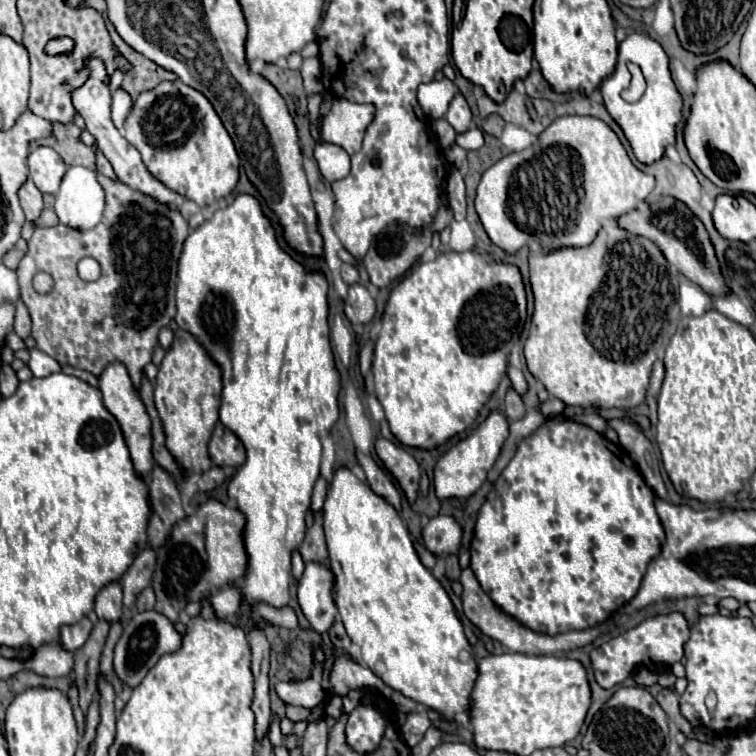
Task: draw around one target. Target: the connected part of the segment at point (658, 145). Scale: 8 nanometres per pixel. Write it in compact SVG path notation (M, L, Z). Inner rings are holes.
M638 32L628 34L618 46L616 68L608 78L602 80L600 92L602 92L608 114L624 130L624 136L628 138L636 158L644 164L652 164L654 160L660 160L666 144L674 144L674 128L676 128L676 122L680 122L682 118L682 98L672 82L672 74L668 68L668 56L662 50L662 46L656 40L652 40L648 34L638 34ZM628 62L634 62L640 66L642 74L646 76L646 84L648 84L644 96L632 104L624 102L620 96L620 92L628 86L628 68L626 68Z

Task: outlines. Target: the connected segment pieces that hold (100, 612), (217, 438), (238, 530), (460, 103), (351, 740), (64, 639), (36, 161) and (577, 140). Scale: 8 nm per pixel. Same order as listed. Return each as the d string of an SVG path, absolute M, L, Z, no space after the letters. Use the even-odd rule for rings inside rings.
M112 582L98 592L94 612L100 620L106 620L106 622L120 620L120 616L122 616L122 588L118 582Z
M220 422L214 428L208 452L216 466L240 466L246 460L244 444L238 440L238 436L232 430L228 430Z
M208 500L196 510L196 514L176 524L168 544L164 544L156 556L156 570L152 578L156 592L154 610L174 622L188 602L200 602L214 588L222 588L244 576L248 564L244 524L244 514L240 510L232 510L218 500Z
M460 92L452 98L450 108L446 112L446 120L452 124L452 128L456 132L464 132L464 130L470 128L472 112L470 112L470 108L468 108L468 104L466 104L466 100L464 100L464 96Z
M364 700L362 706L350 712L346 724L348 744L352 744L356 752L372 752L372 748L376 748L376 744L380 742L380 736L384 736L386 724L386 714L380 708L370 706L368 700Z
M82 618L78 624L72 624L72 626L62 626L60 638L58 638L60 648L74 652L76 648L80 648L88 640L90 630L92 630L92 622L88 618Z
M38 146L28 154L30 178L40 192L56 194L60 180L66 172L66 164L62 156L50 146Z
M562 116L562 118L556 118L556 120L540 134L540 138L538 138L536 144L532 144L532 146L526 148L526 150L512 152L512 154L504 156L500 162L496 162L492 168L488 168L488 170L484 172L484 176L482 176L482 180L480 180L480 186L478 186L478 194L476 194L476 212L478 212L478 216L480 216L480 222L484 224L484 230L486 230L486 234L490 236L490 240L492 240L496 246L500 246L502 250L506 250L506 252L516 252L518 248L528 246L530 252L540 252L540 248L542 248L542 250L552 250L552 248L558 248L558 246L584 246L584 244L590 244L590 242L594 240L594 236L596 236L602 220L616 220L618 216L630 212L632 208L638 206L638 202L642 202L642 200L652 192L652 188L654 188L654 176L644 174L642 170L638 170L638 168L632 164L632 160L630 160L628 154L626 154L626 148L622 146L622 142L618 140L618 136L614 134L614 130L612 130L606 122L602 122L600 118L594 118L594 116ZM572 162L574 162L576 166L578 166L578 162L580 162L582 174L574 174ZM578 176L582 178L582 184L580 184L580 190L584 190L582 196L578 194Z

